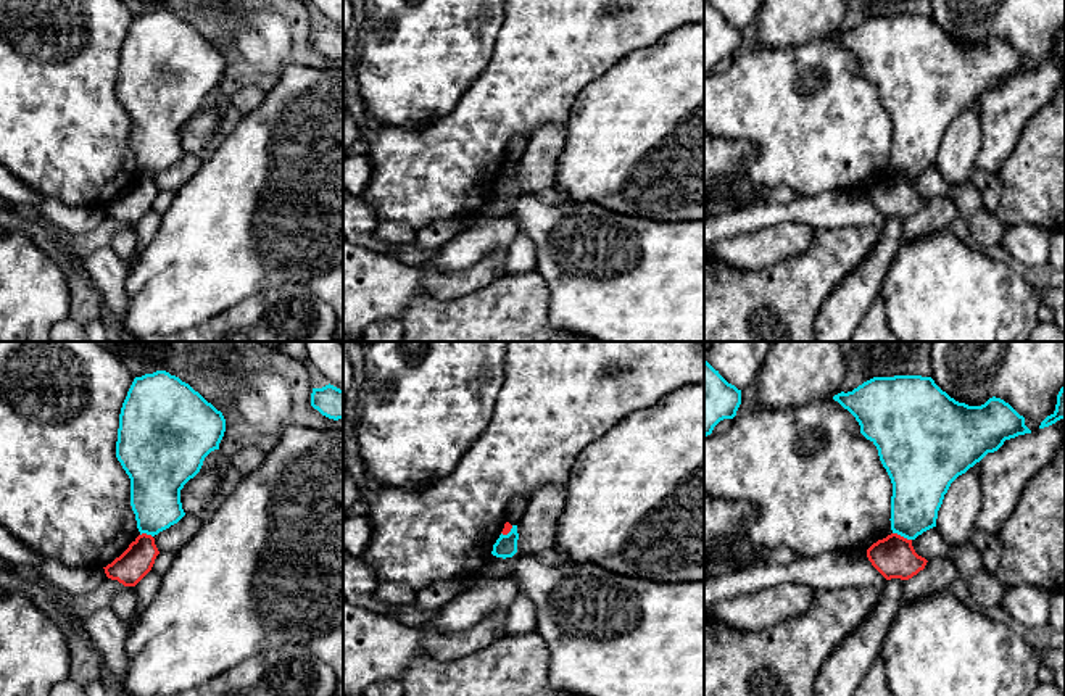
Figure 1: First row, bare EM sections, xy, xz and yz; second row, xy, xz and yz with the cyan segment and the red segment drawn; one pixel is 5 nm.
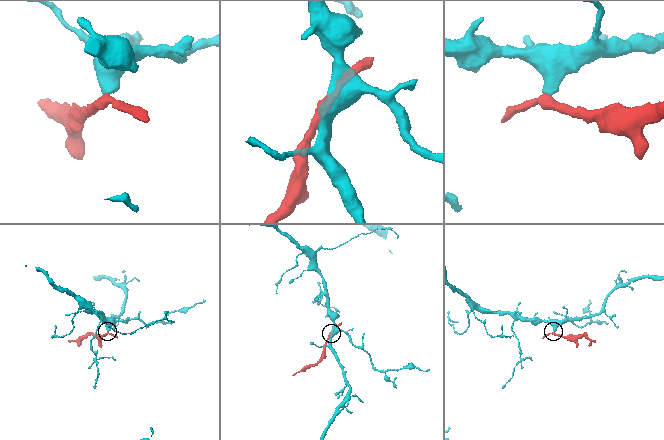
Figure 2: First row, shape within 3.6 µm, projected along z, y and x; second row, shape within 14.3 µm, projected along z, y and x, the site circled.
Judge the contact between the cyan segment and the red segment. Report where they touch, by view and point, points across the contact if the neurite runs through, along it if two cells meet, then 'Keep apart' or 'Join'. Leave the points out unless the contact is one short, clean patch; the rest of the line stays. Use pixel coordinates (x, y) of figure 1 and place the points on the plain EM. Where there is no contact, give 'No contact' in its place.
Touches cyan at yz (903, 174). Boundary: yz (893, 171), (911, 179). Keep apart

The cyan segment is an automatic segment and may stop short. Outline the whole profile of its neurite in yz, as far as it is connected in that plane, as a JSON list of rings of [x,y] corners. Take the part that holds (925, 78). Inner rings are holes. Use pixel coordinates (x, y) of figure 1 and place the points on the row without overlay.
[[[873,16],[852,31],[833,35],[860,64],[876,89],[891,122],[891,169],[907,179],[936,166],[938,150],[951,122],[1005,79],[1031,72],[1020,55],[1001,37],[968,45],[951,37],[931,16]]]

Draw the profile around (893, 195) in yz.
[[[891,172],[873,182],[867,188],[867,197],[886,219],[909,219],[923,209],[928,201],[915,192],[912,179],[897,172]]]

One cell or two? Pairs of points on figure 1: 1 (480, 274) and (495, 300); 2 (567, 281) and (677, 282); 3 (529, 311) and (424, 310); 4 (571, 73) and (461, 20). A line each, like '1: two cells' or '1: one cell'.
1: two cells
2: one cell
3: one cell
4: two cells

